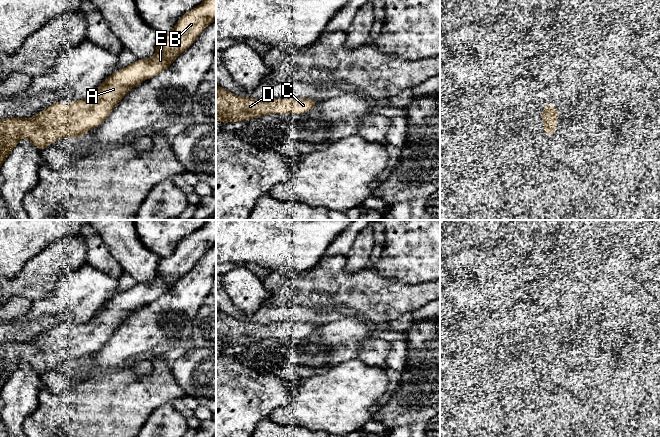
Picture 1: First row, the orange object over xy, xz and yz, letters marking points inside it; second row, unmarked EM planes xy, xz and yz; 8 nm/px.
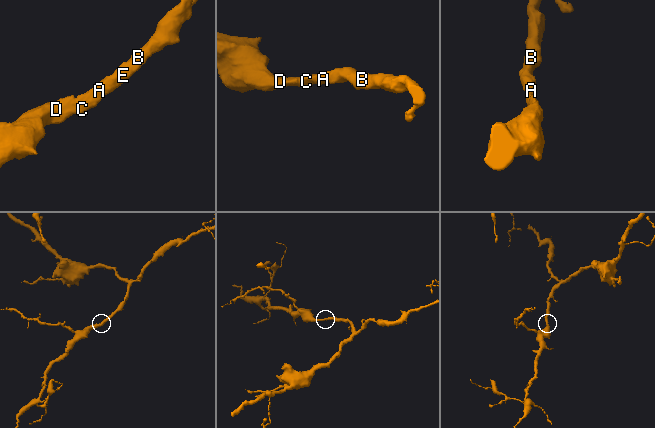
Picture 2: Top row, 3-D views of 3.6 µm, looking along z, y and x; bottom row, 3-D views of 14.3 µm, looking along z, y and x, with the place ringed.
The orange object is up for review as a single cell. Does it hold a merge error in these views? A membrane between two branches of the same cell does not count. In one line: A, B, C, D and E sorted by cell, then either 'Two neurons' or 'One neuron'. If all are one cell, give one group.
Groups: A B C D E. One neuron

